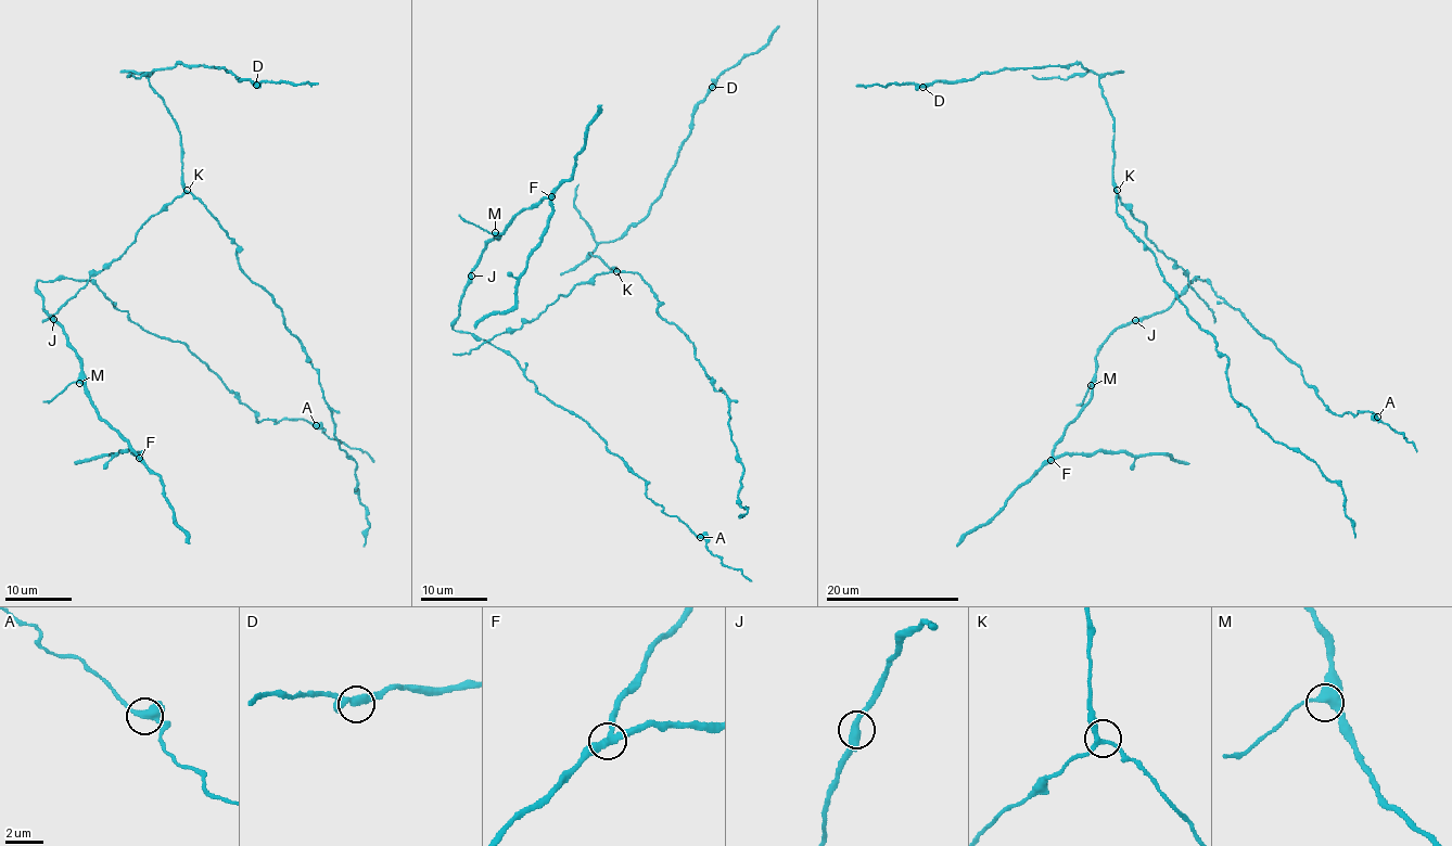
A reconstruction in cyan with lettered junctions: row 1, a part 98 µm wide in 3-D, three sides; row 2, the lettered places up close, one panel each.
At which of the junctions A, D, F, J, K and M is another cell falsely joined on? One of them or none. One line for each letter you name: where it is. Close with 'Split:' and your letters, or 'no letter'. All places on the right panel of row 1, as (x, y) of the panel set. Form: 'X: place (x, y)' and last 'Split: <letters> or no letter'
F: place (1051, 460)
Split: F

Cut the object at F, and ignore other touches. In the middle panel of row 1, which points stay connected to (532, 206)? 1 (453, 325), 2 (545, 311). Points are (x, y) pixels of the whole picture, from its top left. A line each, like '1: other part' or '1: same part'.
1: same part
2: same part

